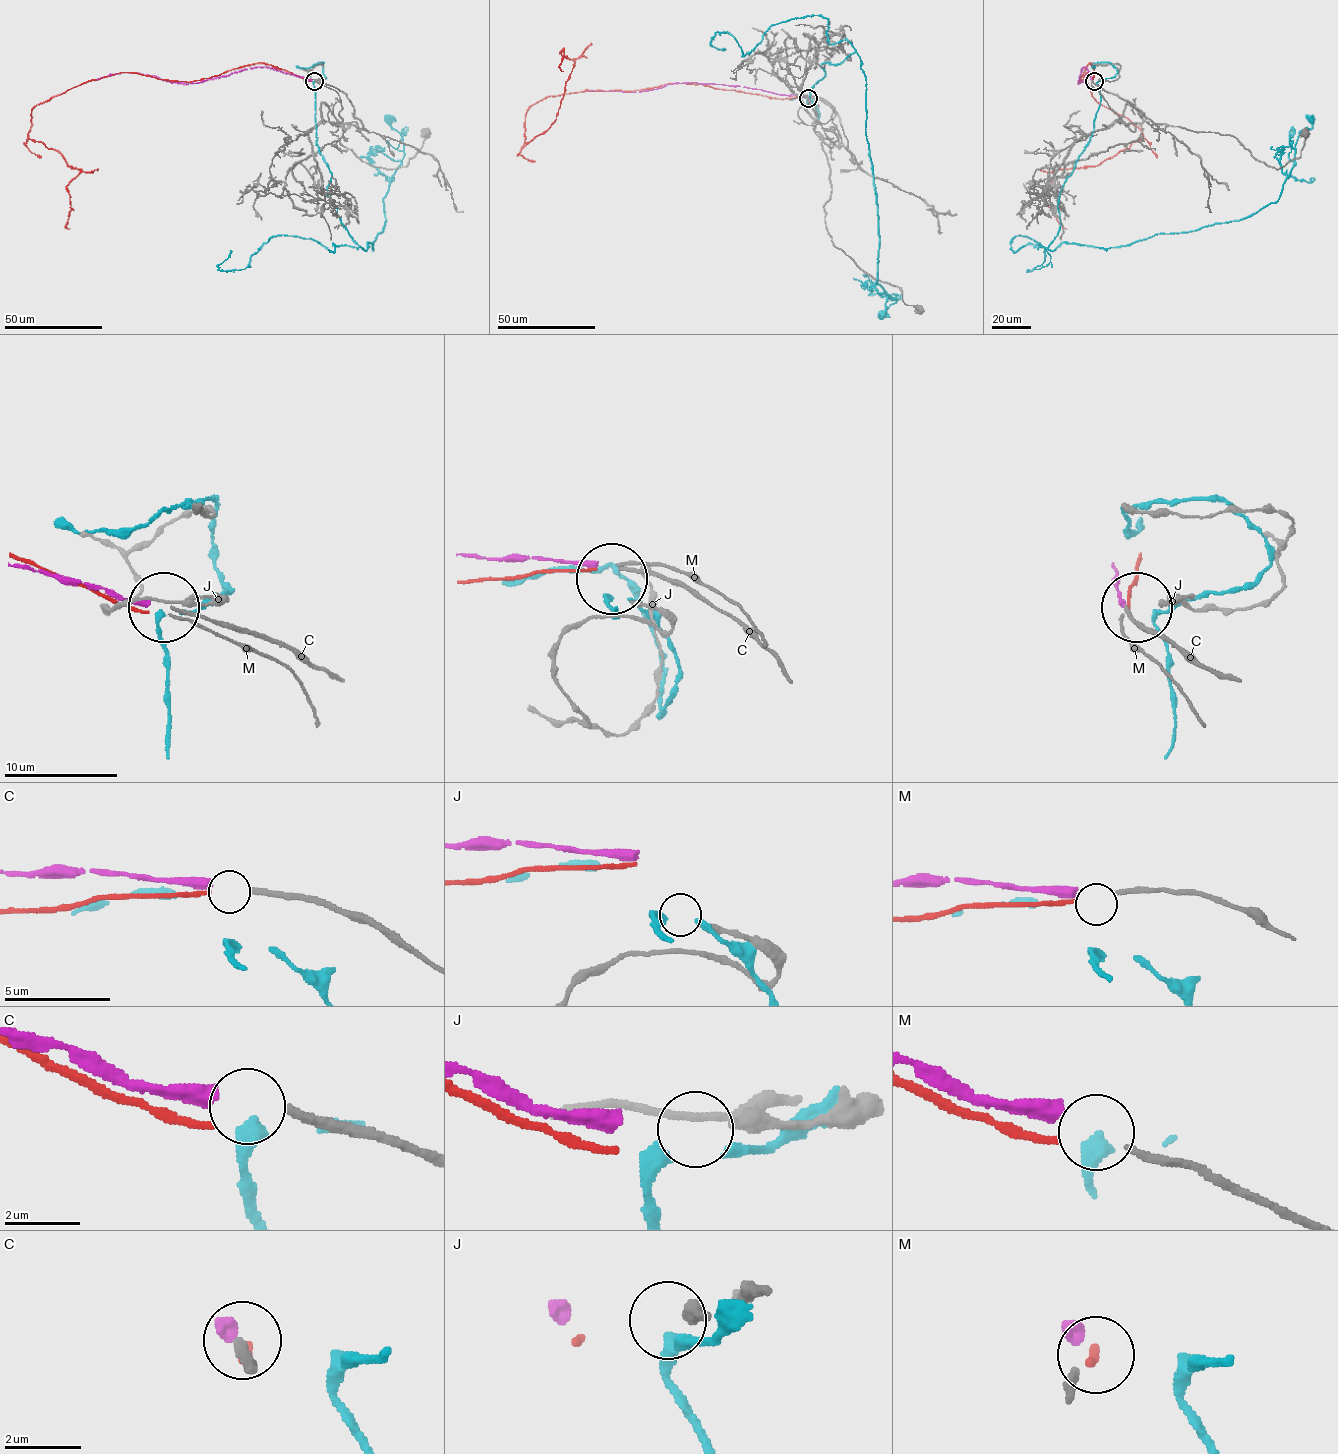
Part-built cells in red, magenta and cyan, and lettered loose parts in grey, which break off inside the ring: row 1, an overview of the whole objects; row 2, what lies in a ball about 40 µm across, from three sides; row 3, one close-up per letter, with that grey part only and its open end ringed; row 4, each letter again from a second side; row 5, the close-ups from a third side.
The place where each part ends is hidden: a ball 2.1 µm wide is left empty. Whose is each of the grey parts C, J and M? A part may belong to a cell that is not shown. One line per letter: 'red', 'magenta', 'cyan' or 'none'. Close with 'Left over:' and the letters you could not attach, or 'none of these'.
C: magenta
J: none
M: red
Left over: J

